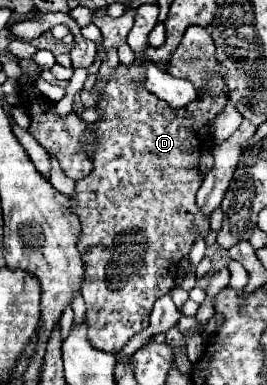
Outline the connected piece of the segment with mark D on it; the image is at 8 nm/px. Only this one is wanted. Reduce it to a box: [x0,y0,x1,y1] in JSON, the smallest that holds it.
[69,59,227,355]

